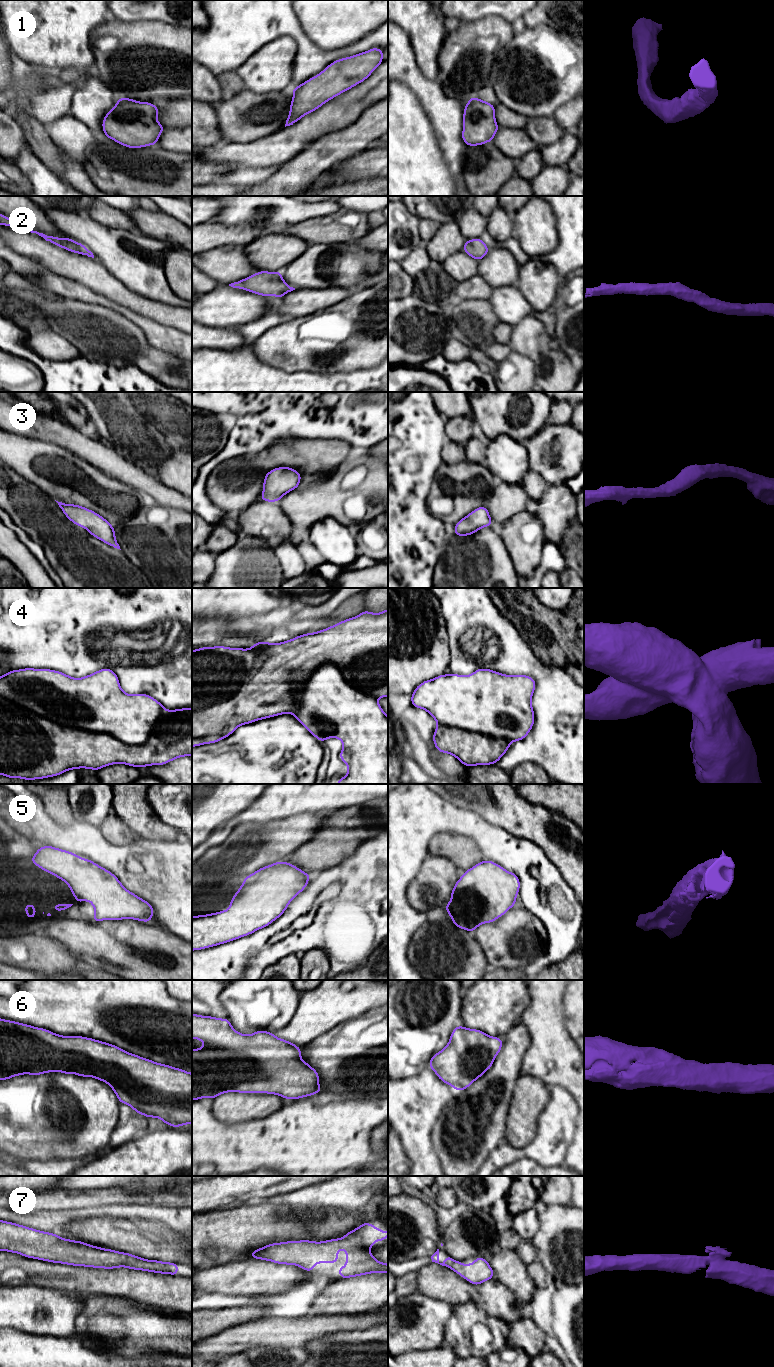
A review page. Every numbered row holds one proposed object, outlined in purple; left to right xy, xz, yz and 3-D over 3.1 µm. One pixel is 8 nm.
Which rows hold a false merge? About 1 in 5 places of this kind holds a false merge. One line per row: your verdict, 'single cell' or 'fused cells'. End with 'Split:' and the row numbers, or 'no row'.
1: single cell
2: single cell
3: single cell
4: fused cells
5: single cell
6: single cell
7: single cell
Split: 4

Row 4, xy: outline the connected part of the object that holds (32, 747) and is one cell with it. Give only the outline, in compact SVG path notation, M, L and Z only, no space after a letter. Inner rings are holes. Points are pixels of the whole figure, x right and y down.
M0 696L0 775L11 779L43 779L79 768L97 771L116 763L142 768L164 765L185 756L192 756L192 708L164 709L147 741L141 745L128 745L107 733L94 733L57 724Z

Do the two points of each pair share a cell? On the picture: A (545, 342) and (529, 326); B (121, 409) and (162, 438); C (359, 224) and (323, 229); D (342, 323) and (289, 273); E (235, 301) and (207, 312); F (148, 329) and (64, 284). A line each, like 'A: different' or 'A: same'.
A: same
B: same
C: same
D: different
E: same
F: same

